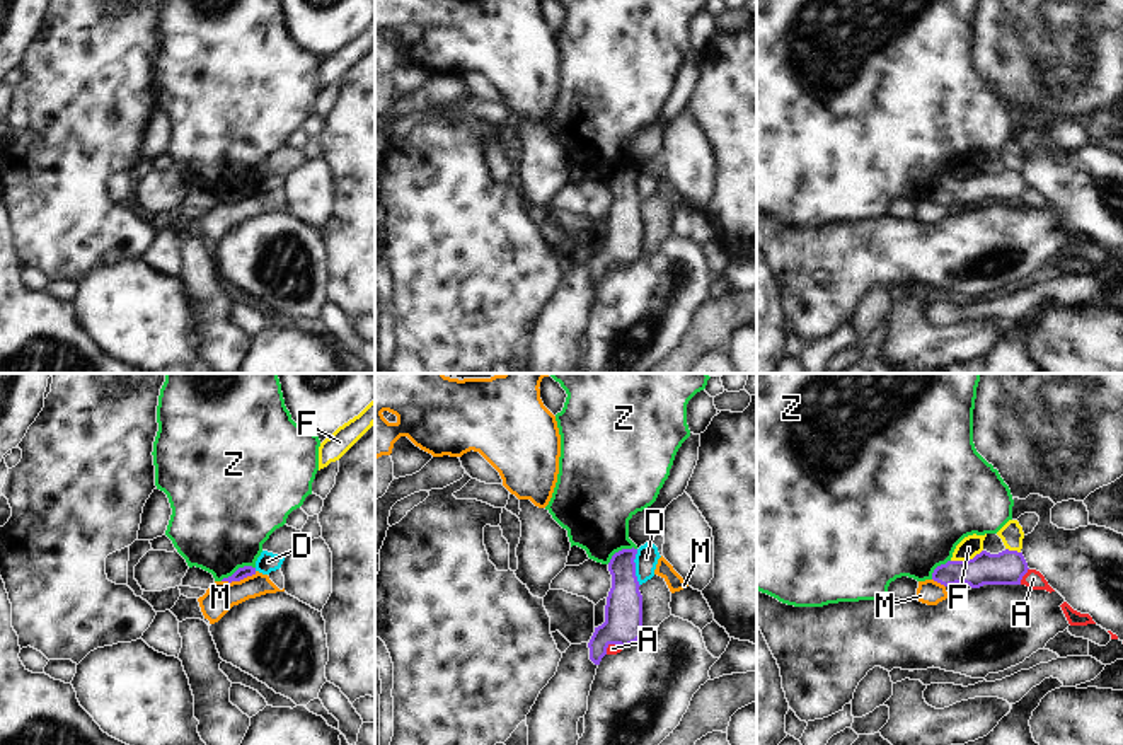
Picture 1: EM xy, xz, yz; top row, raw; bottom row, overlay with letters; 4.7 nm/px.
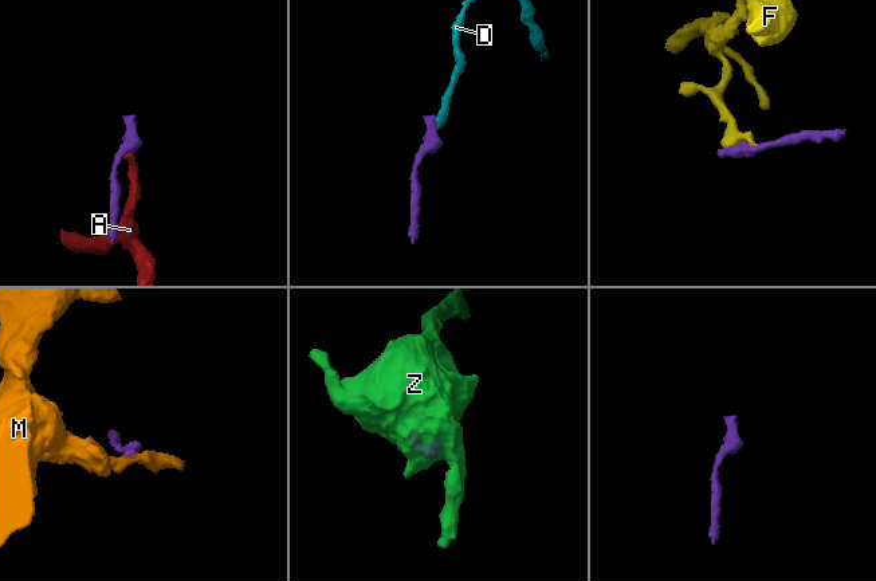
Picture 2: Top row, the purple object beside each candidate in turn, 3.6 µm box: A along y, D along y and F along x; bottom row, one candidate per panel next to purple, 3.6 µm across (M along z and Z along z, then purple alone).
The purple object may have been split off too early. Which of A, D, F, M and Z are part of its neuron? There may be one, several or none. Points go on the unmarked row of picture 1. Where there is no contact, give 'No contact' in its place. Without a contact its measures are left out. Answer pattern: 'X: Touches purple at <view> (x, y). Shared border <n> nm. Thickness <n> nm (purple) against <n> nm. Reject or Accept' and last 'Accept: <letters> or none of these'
A: Touches purple at yz (1023, 193). Shared border 90 nm. Thickness 160 nm (purple) against 90 nm. Reject
D: Touches purple at xz (634, 186). Shared border 180 nm. Thickness 180 nm (purple) against 110 nm. Reject
F: Touches purple at yz (968, 178). Shared border 160 nm. Thickness 160 nm (purple) against 100 nm. Reject
M: Touches purple at xy (239, 198). Shared border 180 nm. Thickness 60 nm (purple) against 150 nm. Reject
Z: Touches purple at xy (239, 186). Shared border 180 nm. Thickness 60 nm (purple) against 460 nm. Reject
Accept: none of these

